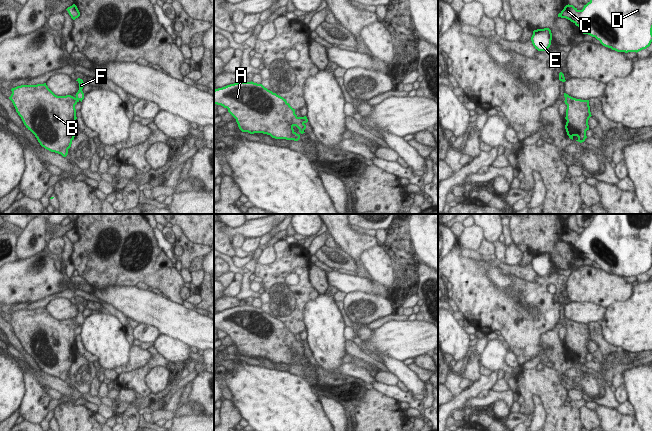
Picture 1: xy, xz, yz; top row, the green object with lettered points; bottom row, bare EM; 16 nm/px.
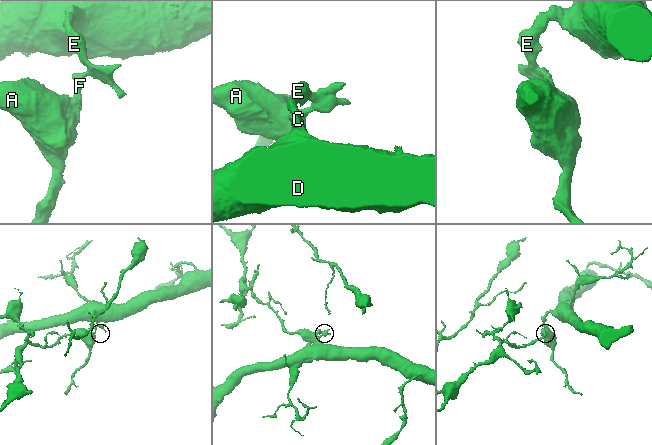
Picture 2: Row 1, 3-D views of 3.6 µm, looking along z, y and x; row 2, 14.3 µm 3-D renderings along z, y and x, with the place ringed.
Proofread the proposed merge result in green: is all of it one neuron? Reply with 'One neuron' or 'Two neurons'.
Two neurons

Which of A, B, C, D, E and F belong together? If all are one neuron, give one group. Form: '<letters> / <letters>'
A B / C D E F

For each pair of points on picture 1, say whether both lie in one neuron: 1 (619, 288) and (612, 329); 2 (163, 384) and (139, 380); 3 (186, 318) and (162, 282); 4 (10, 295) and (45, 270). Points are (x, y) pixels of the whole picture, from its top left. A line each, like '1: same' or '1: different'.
1: different
2: different
3: different
4: same

